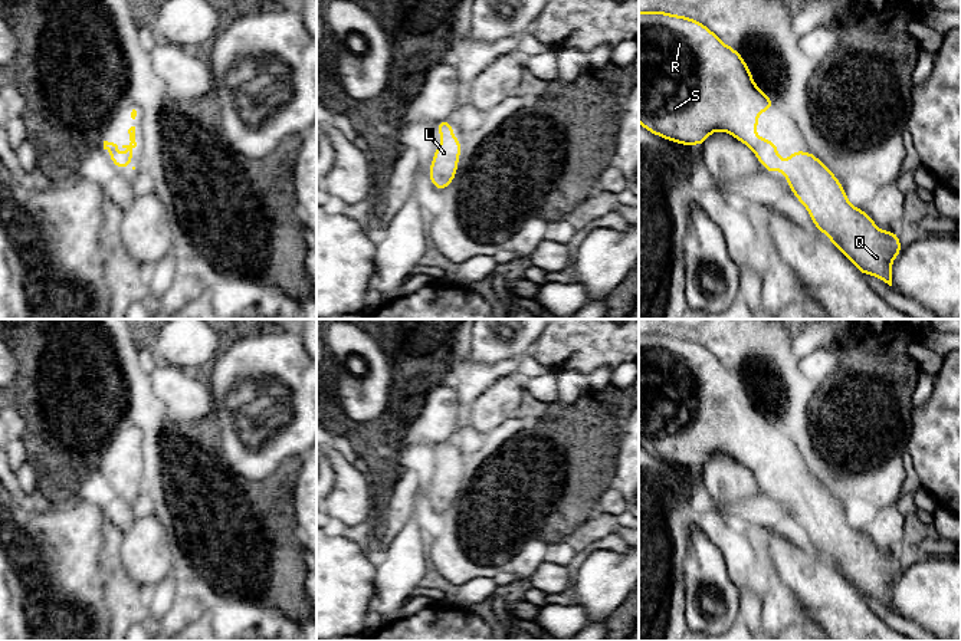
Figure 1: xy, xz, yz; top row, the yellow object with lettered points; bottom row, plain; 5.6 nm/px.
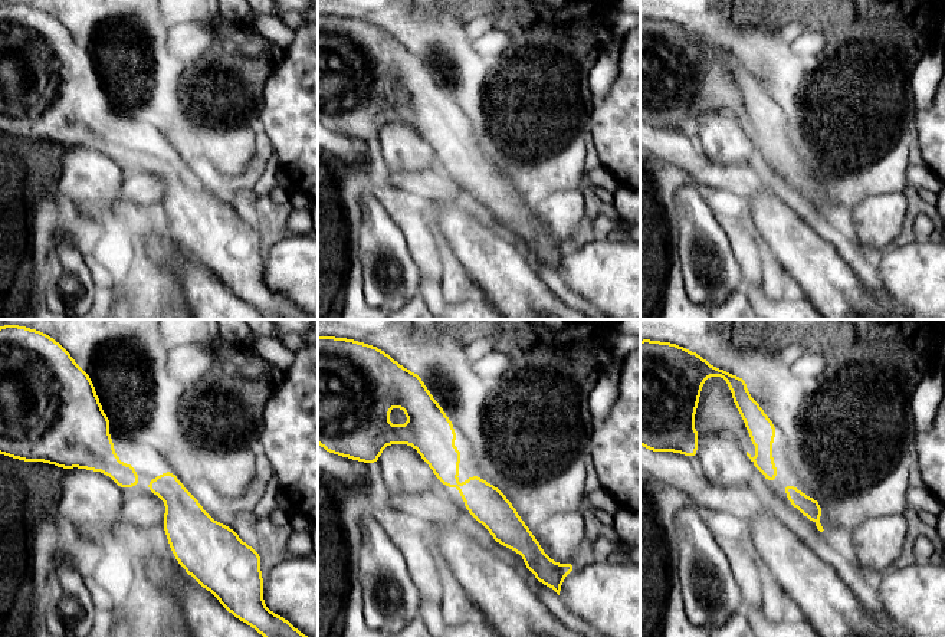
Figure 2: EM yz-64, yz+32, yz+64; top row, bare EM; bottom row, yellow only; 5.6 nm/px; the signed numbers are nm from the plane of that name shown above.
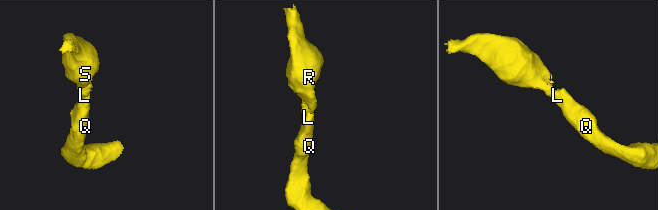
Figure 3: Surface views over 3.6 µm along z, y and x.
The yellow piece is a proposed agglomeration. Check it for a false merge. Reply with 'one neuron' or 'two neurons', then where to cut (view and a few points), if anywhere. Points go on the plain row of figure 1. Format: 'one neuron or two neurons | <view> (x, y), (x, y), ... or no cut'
one neuron | no cut

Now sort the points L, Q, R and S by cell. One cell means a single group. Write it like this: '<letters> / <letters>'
L Q R S

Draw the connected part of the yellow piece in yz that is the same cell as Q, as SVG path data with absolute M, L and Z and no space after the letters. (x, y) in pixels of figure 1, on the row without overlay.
M639 333L639 444L649 454L683 466L702 467L715 453L725 453L748 467L758 483L771 496L778 489L787 500L791 513L807 530L814 548L862 594L873 596L892 608L892 584L901 575L901 563L893 553L879 552L875 543L860 530L852 527L834 496L811 474L796 473L785 483L775 474L778 467L764 458L755 458L758 435L770 433L771 420L752 402L751 392L741 377L722 365L705 346L665 333Z

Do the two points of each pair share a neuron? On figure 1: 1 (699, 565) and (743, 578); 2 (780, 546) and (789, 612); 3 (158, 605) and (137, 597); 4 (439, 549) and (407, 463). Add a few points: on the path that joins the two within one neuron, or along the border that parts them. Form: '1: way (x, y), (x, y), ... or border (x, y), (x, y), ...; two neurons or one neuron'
1: border (727, 571), (738, 592), (740, 605); two neurons
2: border (768, 554), (784, 585), (807, 608); two neurons
3: border (156, 591), (151, 600), (151, 615), (157, 621); two neurons
4: way (439, 528), (423, 503), (423, 483); one neuron

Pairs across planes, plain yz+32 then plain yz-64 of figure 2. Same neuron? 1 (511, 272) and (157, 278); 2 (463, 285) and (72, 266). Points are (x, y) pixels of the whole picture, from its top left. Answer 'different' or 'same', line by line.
1: different
2: different

